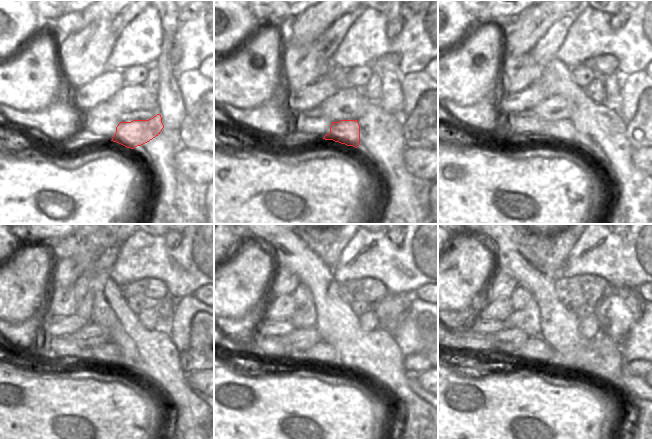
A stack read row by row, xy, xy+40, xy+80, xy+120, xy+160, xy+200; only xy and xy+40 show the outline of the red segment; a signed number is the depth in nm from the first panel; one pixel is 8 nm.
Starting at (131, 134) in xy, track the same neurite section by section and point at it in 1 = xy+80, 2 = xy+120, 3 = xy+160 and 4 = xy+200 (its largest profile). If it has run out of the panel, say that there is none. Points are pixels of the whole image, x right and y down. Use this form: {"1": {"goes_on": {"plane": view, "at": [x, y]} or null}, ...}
{"1": {"goes_on": {"plane": "xy+80", "at": [563, 131]}}, "2": {"goes_on": {"plane": "xy+120", "at": [108, 353]}}, "3": {"goes_on": {"plane": "xy+160", "at": [329, 353]}}, "4": {"goes_on": {"plane": "xy+200", "at": [549, 350]}}}

